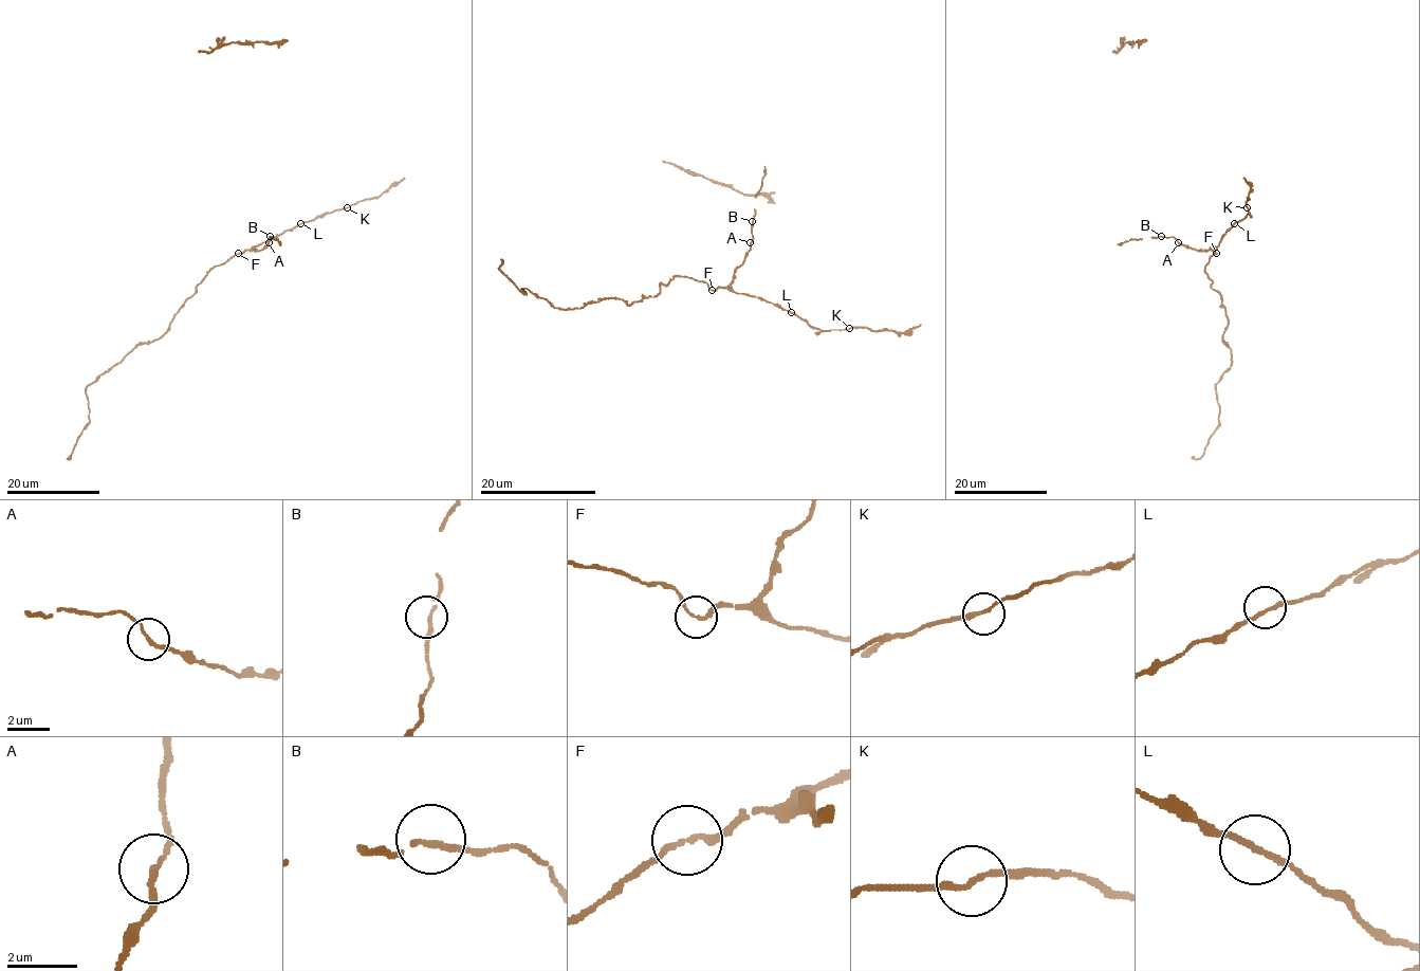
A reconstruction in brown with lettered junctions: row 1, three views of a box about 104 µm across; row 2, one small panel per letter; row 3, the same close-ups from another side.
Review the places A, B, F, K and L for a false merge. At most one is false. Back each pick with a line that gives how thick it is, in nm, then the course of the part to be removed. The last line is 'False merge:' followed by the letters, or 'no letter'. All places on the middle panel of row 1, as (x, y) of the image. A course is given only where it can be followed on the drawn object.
False merge: no letter

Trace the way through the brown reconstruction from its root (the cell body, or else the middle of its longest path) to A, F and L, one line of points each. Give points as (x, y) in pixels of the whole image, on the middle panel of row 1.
A: (726, 287), (742, 263), (750, 242)
F: (726, 287), (713, 291)
L: (726, 287), (738, 293), (777, 304), (791, 312)

